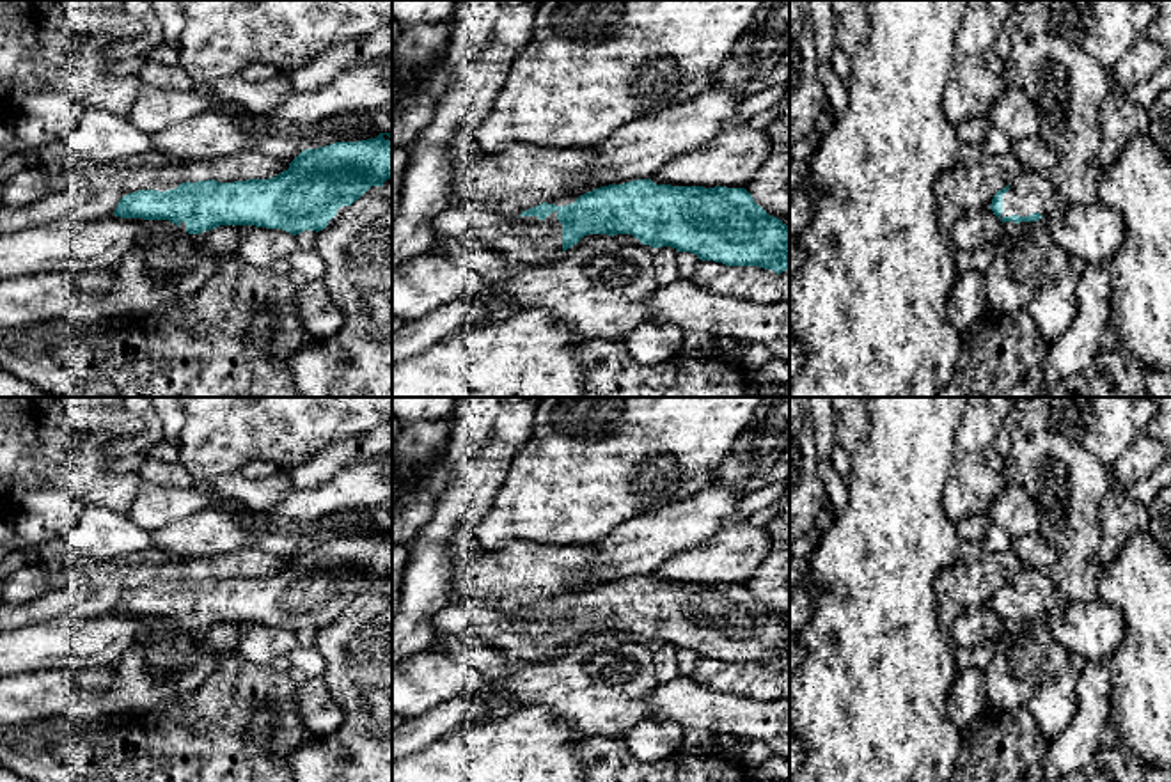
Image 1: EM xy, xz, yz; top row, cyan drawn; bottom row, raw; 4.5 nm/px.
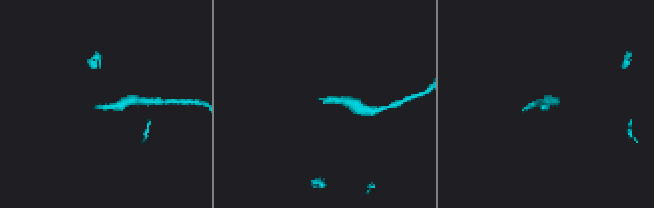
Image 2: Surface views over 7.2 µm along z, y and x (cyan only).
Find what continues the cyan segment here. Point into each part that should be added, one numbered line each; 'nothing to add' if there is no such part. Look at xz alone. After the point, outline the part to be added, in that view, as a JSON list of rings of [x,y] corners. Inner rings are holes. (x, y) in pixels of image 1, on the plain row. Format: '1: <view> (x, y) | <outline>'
1: xz (518, 639) | [[[449,605],[435,614],[433,630],[438,645],[454,647],[461,637],[472,637],[486,645],[486,653],[507,663],[545,661],[562,649],[562,621],[557,608],[539,617]]]

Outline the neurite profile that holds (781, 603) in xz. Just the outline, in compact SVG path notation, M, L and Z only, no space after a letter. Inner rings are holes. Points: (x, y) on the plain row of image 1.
M790 486L775 505L779 512L763 527L770 550L745 587L770 614L790 624Z

